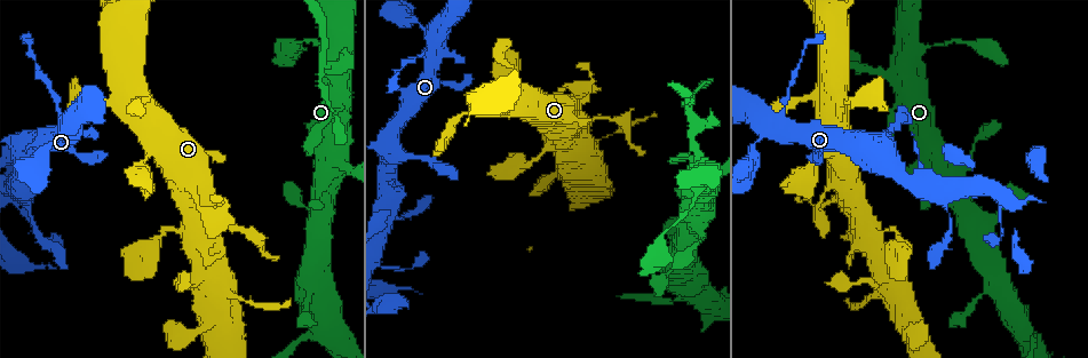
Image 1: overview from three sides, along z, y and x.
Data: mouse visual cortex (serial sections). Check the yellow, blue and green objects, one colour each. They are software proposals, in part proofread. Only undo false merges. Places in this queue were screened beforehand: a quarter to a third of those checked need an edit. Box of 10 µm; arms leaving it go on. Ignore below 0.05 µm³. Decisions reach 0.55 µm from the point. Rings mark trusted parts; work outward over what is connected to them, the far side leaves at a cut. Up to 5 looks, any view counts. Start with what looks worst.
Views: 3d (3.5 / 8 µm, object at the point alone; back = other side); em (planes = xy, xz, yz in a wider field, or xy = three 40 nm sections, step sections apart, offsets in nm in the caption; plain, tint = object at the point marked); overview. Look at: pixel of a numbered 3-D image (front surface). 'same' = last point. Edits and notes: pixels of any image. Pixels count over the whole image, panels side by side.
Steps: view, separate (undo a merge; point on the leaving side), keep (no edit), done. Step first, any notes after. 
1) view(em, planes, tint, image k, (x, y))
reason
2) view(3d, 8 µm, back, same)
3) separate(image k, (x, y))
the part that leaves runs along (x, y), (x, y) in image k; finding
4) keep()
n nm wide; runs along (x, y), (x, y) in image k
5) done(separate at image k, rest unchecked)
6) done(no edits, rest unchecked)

view(3d, 3.5 µm, back, image 1, (785, 106))
thin neck

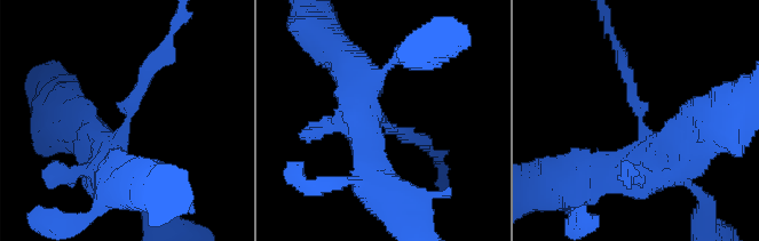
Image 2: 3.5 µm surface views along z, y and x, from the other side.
view(em, xy, step 5, tint, image 2, (130, 117))
arms of 200, 450 nm; shape alone is not enough

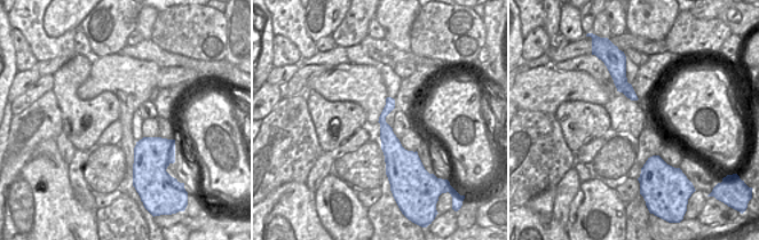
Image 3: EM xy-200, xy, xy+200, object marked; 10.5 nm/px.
keep()
170 nm wide; runs along (112, 174), (131, 99), (161, 54) in image 2; all the same cell

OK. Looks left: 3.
view(3d, 3.5 µm, image 1, (220, 212))
thick turns thin

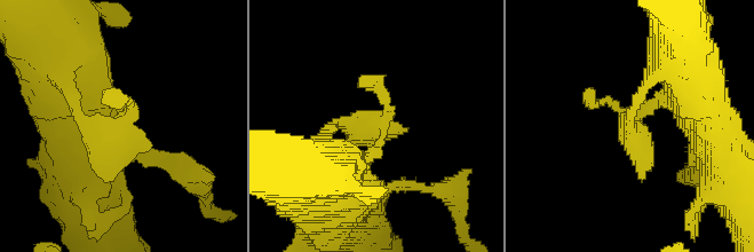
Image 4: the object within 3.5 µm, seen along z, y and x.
view(em, xy, step 2, tint, image 4, (628, 120))
now the EM

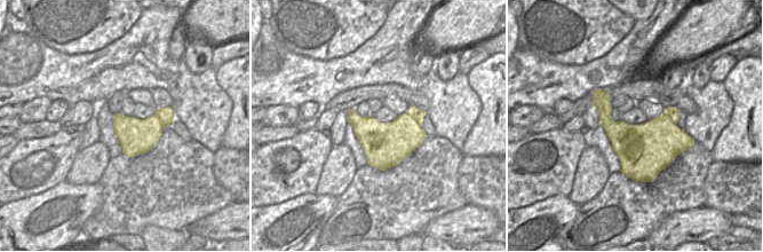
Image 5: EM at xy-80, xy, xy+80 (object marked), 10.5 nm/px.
keep()
runs along (685, 93), (631, 121), (644, 178) in image 4; all the same cell

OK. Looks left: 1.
done(no edits, rest unchecked)

